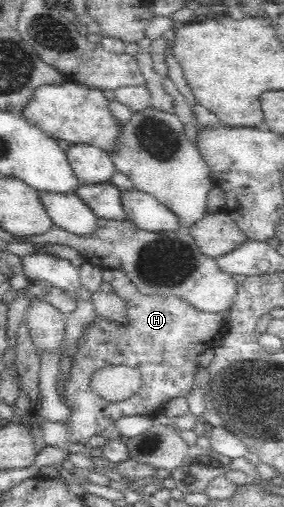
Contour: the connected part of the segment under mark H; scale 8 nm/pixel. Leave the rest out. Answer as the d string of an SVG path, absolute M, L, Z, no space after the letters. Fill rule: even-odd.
M104 270L103 279L111 283L114 292L126 303L127 315L132 321L127 328L119 329L96 315L96 323L79 339L81 345L71 363L68 386L59 390L61 402L71 411L66 420L68 444L88 444L93 435L115 441L122 437L115 423L121 417L146 416L154 419L157 411L162 412L170 400L186 397L192 390L199 368L197 356L217 347L228 332L229 314L200 311L182 296L146 295L123 271ZM107 364L128 365L136 369L140 373L140 389L123 402L109 402L101 398L91 387L91 377Z

